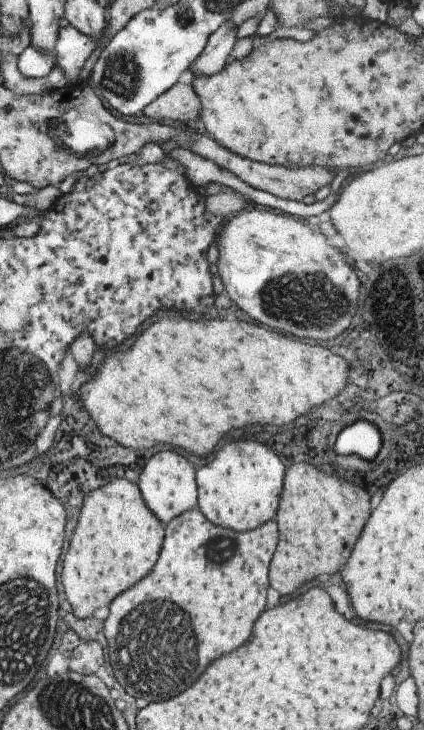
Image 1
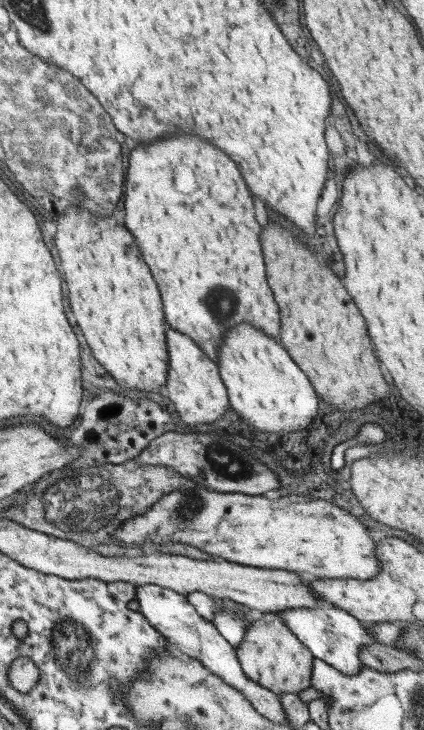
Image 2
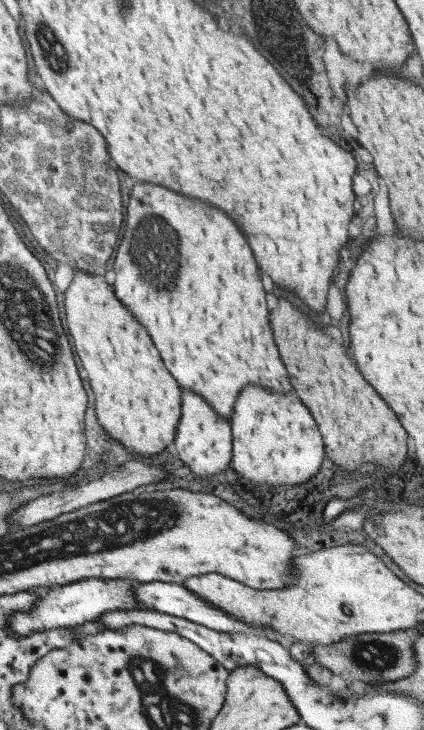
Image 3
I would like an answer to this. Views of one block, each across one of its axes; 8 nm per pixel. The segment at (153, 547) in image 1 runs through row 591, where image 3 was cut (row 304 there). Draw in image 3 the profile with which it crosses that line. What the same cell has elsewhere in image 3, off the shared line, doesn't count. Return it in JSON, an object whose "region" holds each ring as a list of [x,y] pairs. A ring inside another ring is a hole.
{"region":[[[75,270],[74,278],[64,294],[64,312],[66,326],[74,340],[74,352],[82,360],[82,368],[88,370],[90,386],[96,396],[96,416],[106,433],[122,444],[130,453],[142,456],[154,456],[168,448],[176,436],[176,427],[180,422],[182,390],[180,383],[166,370],[150,334],[146,328],[130,314],[122,304],[104,276]]]}

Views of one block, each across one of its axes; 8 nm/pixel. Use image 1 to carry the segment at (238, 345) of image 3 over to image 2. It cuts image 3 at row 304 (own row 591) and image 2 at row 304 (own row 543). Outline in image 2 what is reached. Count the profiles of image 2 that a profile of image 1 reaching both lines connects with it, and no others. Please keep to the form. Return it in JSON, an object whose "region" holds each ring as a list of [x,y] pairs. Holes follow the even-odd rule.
{"region":[[[176,132],[170,134],[168,138],[162,137],[156,141],[148,143],[138,143],[132,151],[128,162],[128,174],[125,176],[124,183],[124,222],[126,228],[132,230],[132,234],[136,236],[136,242],[144,254],[144,260],[148,262],[152,277],[155,278],[158,288],[160,288],[160,296],[163,301],[163,310],[165,313],[166,324],[171,328],[175,328],[179,332],[183,332],[196,341],[198,347],[218,364],[218,349],[222,343],[222,337],[229,330],[235,328],[242,320],[246,322],[256,322],[252,324],[255,328],[260,328],[265,334],[272,337],[279,337],[280,320],[278,320],[279,306],[272,296],[272,290],[266,282],[266,272],[264,272],[264,258],[262,258],[262,250],[260,250],[260,224],[254,216],[254,198],[248,190],[248,186],[244,184],[244,178],[240,174],[240,170],[236,168],[236,164],[230,160],[228,154],[224,154],[220,148],[212,146],[208,140],[204,140],[200,134],[184,134],[184,132]]]}

